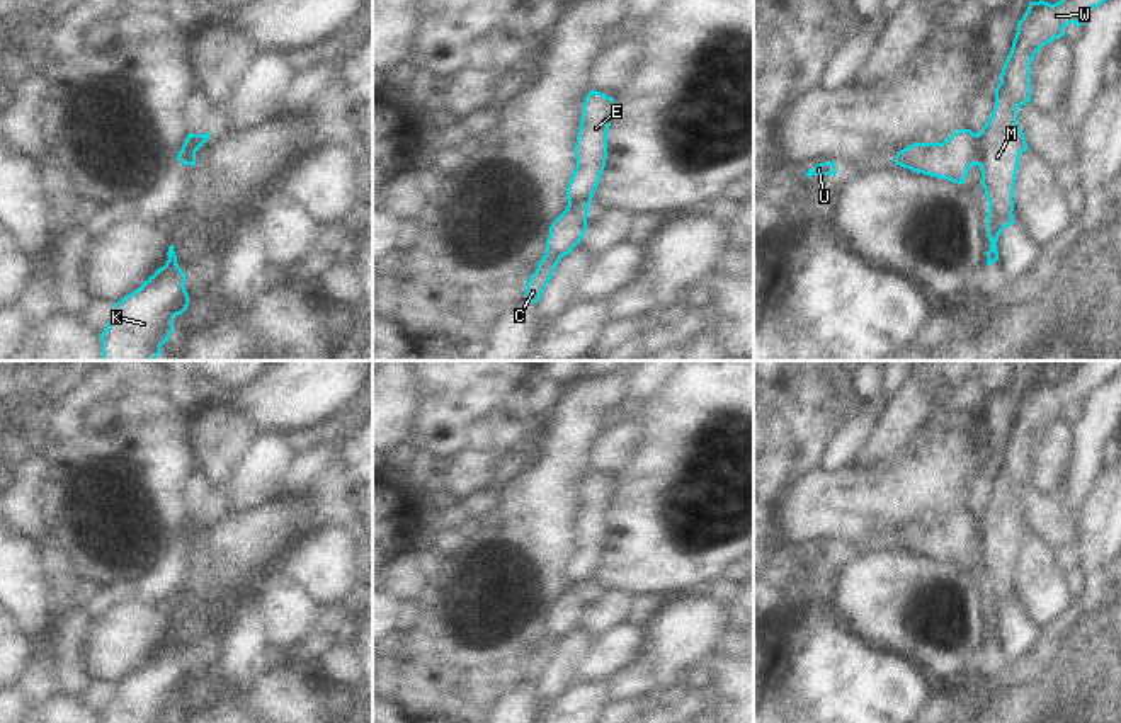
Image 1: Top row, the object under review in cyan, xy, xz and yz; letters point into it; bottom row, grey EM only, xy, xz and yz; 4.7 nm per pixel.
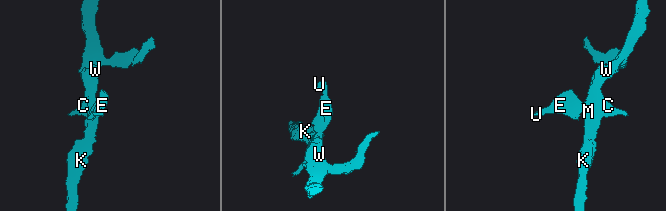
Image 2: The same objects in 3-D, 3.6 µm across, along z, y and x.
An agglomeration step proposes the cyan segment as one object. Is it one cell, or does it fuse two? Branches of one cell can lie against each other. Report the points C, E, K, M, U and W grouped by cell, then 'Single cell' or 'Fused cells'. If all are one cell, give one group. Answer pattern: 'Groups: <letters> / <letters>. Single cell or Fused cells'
Groups: C K M W / E U. Fused cells

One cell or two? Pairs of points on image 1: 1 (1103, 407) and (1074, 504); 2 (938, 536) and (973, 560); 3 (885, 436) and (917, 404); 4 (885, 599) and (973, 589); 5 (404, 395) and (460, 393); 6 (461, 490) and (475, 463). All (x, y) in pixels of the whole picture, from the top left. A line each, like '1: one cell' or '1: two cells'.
1: one cell
2: one cell
3: one cell
4: one cell
5: two cells
6: one cell

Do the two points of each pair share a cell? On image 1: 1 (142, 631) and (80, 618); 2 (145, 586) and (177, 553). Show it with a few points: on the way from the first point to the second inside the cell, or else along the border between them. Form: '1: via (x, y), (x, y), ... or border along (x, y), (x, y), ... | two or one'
1: border along (92, 620), (87, 630), (84, 660) | two
2: via (153, 582), (174, 562) | one

